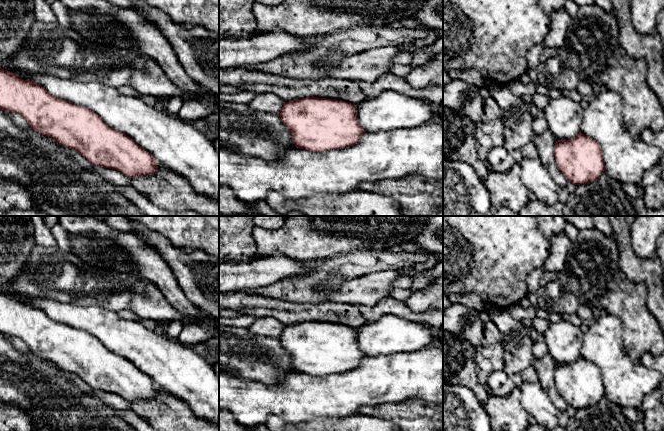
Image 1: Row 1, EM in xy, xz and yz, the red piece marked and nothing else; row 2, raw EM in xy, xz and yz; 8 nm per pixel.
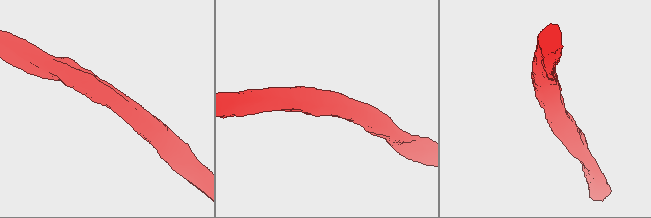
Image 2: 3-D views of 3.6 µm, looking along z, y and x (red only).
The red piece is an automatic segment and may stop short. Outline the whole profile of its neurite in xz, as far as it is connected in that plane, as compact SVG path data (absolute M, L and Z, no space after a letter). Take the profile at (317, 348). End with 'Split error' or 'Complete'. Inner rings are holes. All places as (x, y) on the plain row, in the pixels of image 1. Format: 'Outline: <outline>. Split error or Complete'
Outline: M306 321L284 326L278 340L291 356L296 372L312 376L353 370L360 366L365 357L358 346L356 329L338 323Z. Complete

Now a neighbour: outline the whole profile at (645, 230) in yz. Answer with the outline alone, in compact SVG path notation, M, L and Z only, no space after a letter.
M635 216L631 225L631 242L636 256L642 259L655 257L656 243L662 233L664 233L664 216Z

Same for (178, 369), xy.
M15 297L44 311L51 319L86 331L147 374L164 391L184 401L194 414L219 425L219 377L203 355L193 347L181 344L177 338L156 333L139 320L122 319L117 313L98 305L80 306L43 297Z

